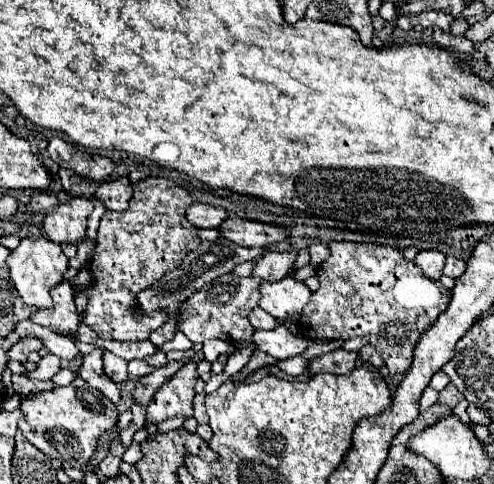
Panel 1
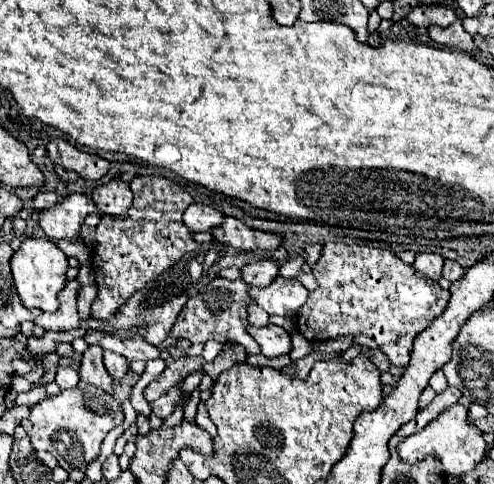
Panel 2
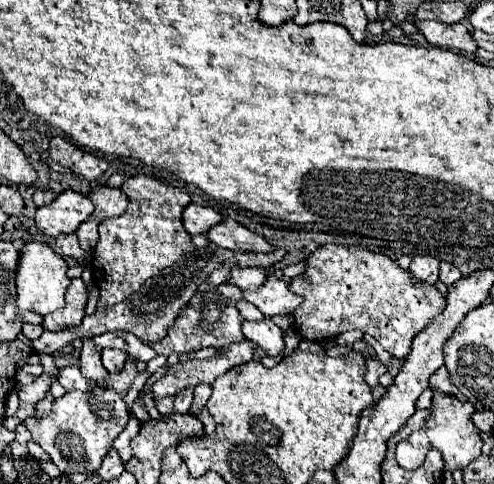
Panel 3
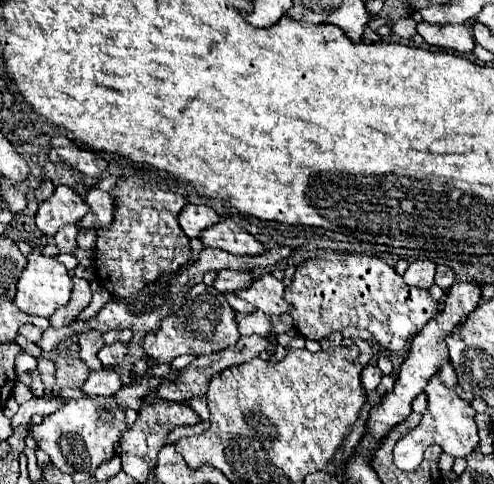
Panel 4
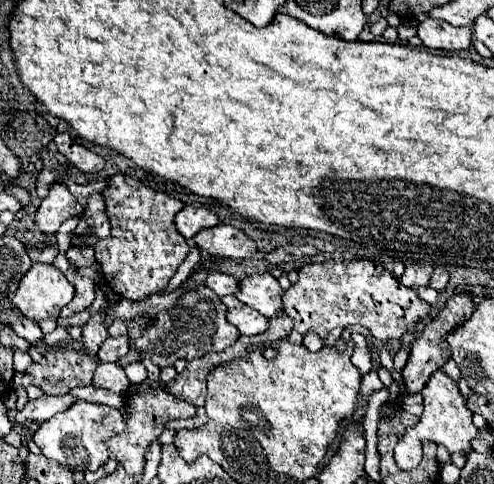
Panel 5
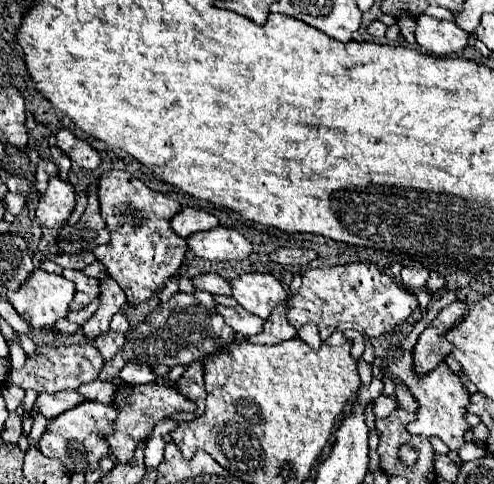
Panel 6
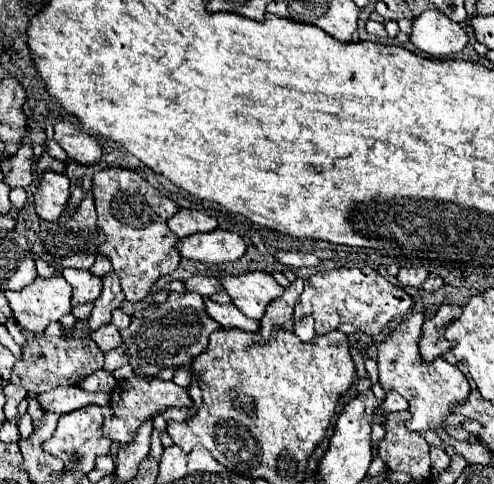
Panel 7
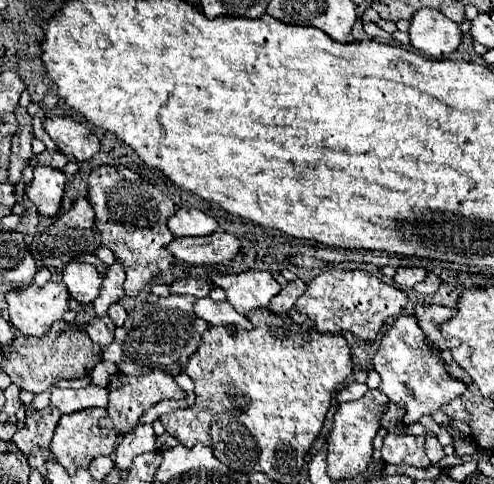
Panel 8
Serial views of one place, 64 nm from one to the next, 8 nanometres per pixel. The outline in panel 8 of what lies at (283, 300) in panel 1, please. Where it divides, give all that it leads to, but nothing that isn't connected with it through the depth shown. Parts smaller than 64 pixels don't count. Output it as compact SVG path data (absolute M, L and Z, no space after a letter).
M246 270L240 274L210 274L210 280L226 292L228 302L240 314L246 314L248 310L260 306L268 306L268 302L282 288L270 272L260 270Z

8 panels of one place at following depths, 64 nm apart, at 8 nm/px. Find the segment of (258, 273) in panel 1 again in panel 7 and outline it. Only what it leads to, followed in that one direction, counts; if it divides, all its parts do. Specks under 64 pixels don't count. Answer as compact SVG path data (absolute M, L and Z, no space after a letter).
M192 276L188 280L184 280L184 288L188 292L198 292L200 296L208 298L214 292L222 290L222 284L216 278L208 278L208 276Z

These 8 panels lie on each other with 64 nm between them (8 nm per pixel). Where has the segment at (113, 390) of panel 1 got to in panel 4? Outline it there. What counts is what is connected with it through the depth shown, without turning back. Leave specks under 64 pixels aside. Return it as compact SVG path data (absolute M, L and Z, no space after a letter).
M88 330L80 334L80 358L84 360L84 364L90 368L90 372L98 372L102 370L102 364L98 360L98 350L102 348L104 340L102 340L102 332L96 330Z

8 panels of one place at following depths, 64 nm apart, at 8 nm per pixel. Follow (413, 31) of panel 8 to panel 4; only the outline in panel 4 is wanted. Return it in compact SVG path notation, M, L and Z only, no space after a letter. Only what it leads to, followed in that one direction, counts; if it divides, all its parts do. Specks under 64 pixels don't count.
M420 22L418 34L436 48L446 48L454 52L472 52L474 50L474 38L468 26L442 26L442 24L430 24Z

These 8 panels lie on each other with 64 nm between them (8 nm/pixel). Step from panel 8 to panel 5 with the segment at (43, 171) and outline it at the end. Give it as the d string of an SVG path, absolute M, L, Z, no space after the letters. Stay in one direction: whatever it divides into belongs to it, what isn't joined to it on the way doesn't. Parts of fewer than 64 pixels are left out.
M54 182L46 198L42 198L36 210L36 224L44 234L56 234L60 224L72 216L80 216L82 206L70 194L66 184Z

